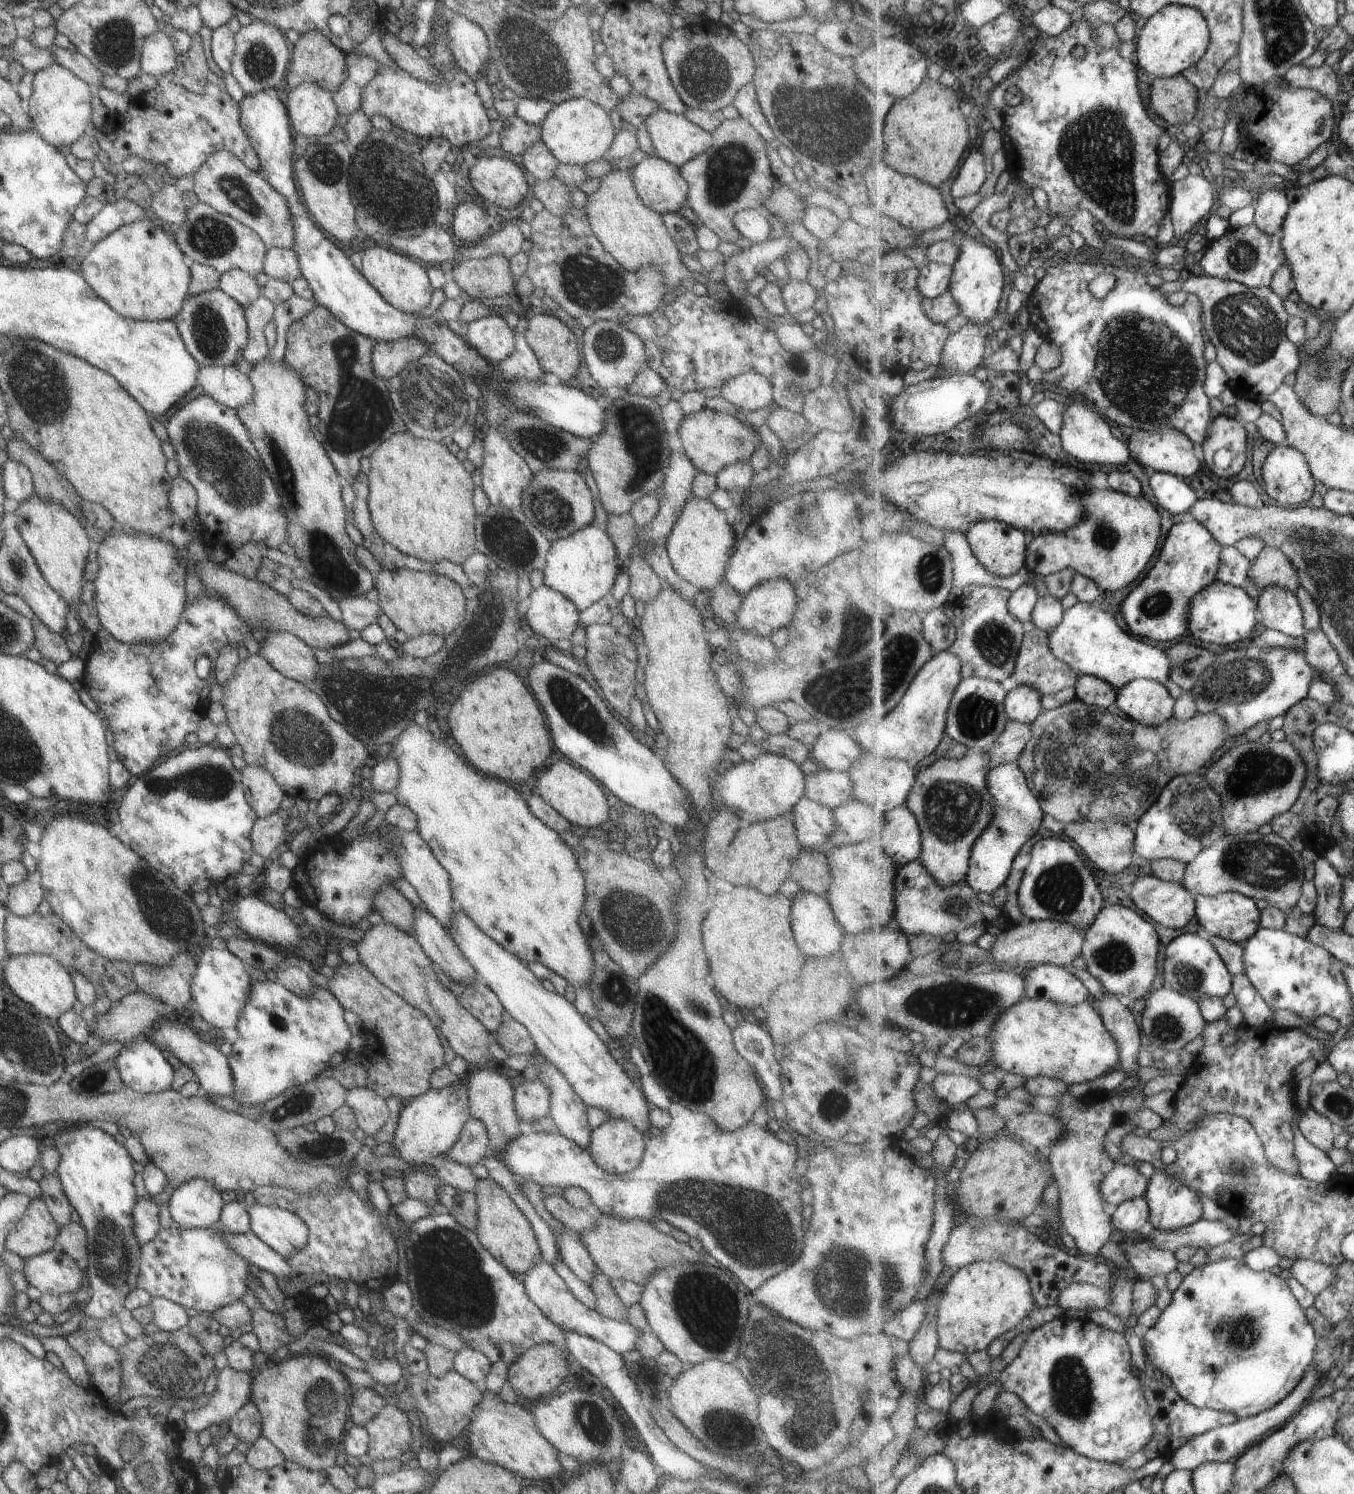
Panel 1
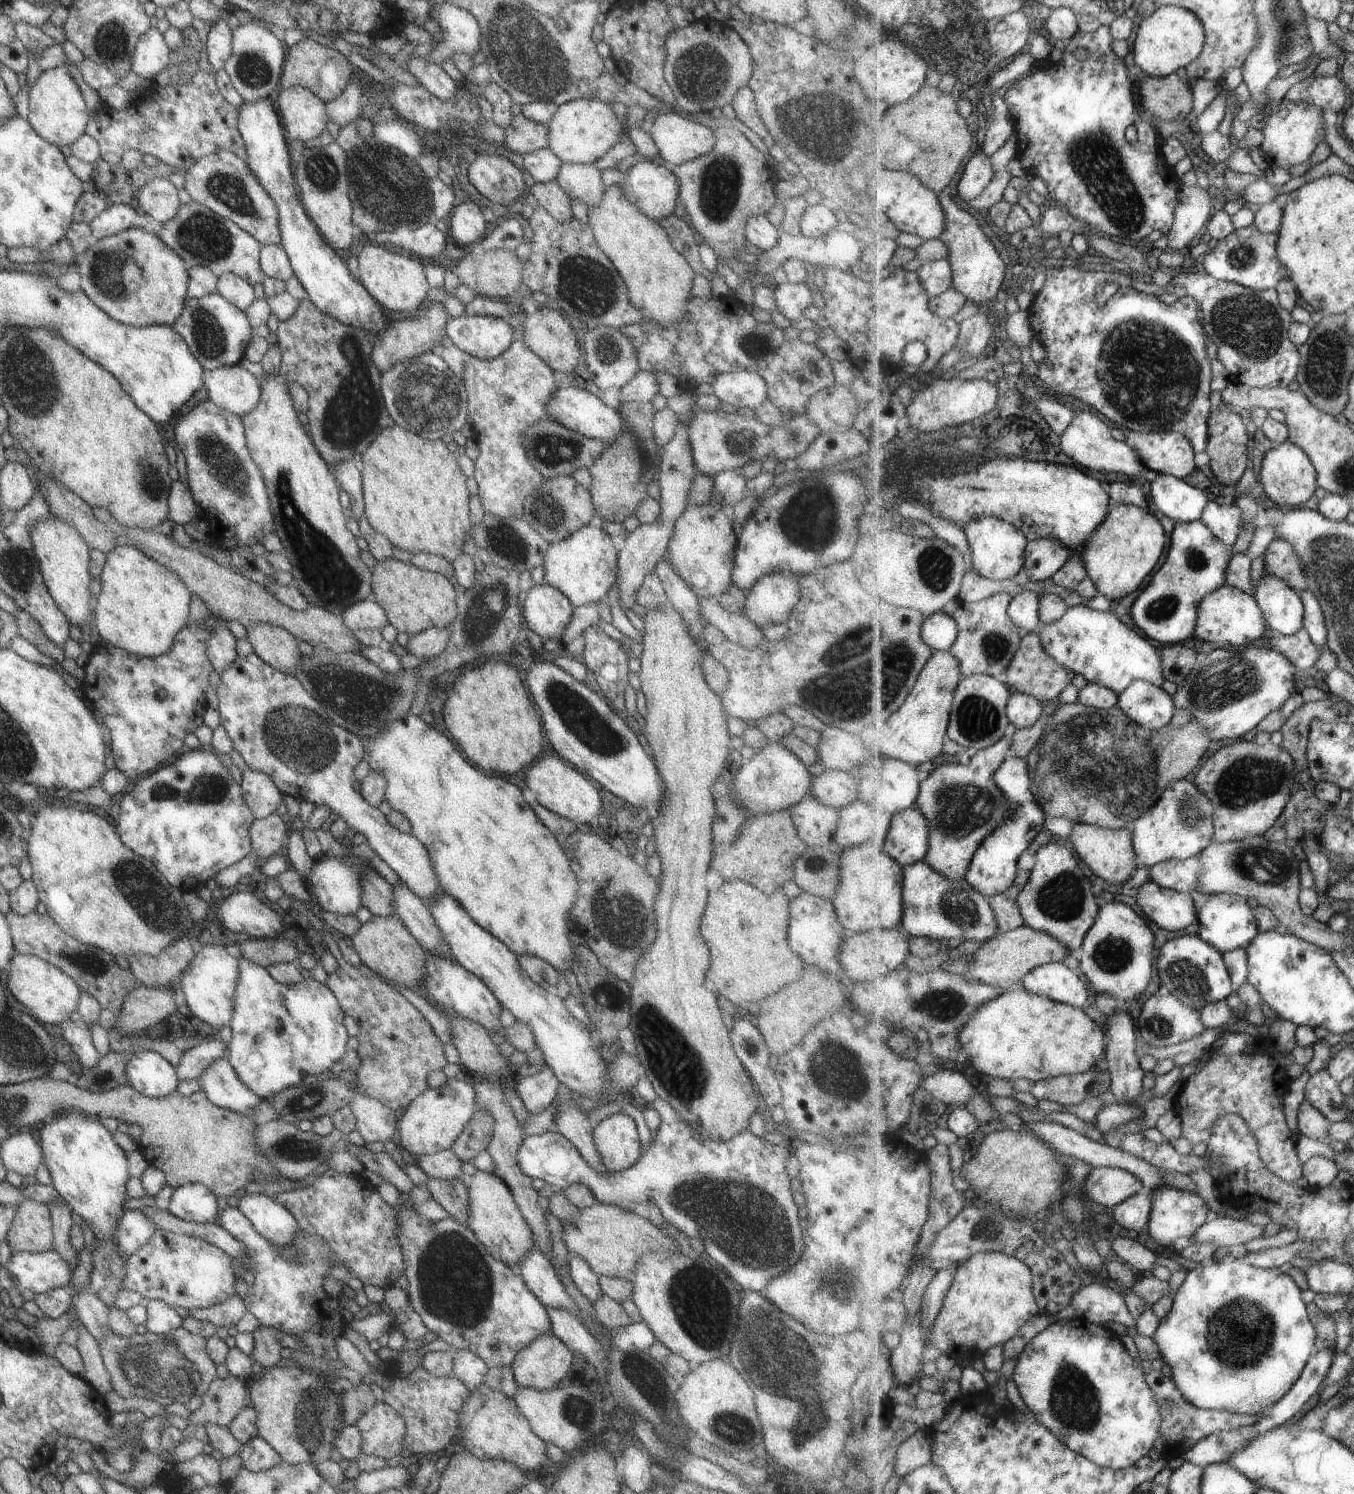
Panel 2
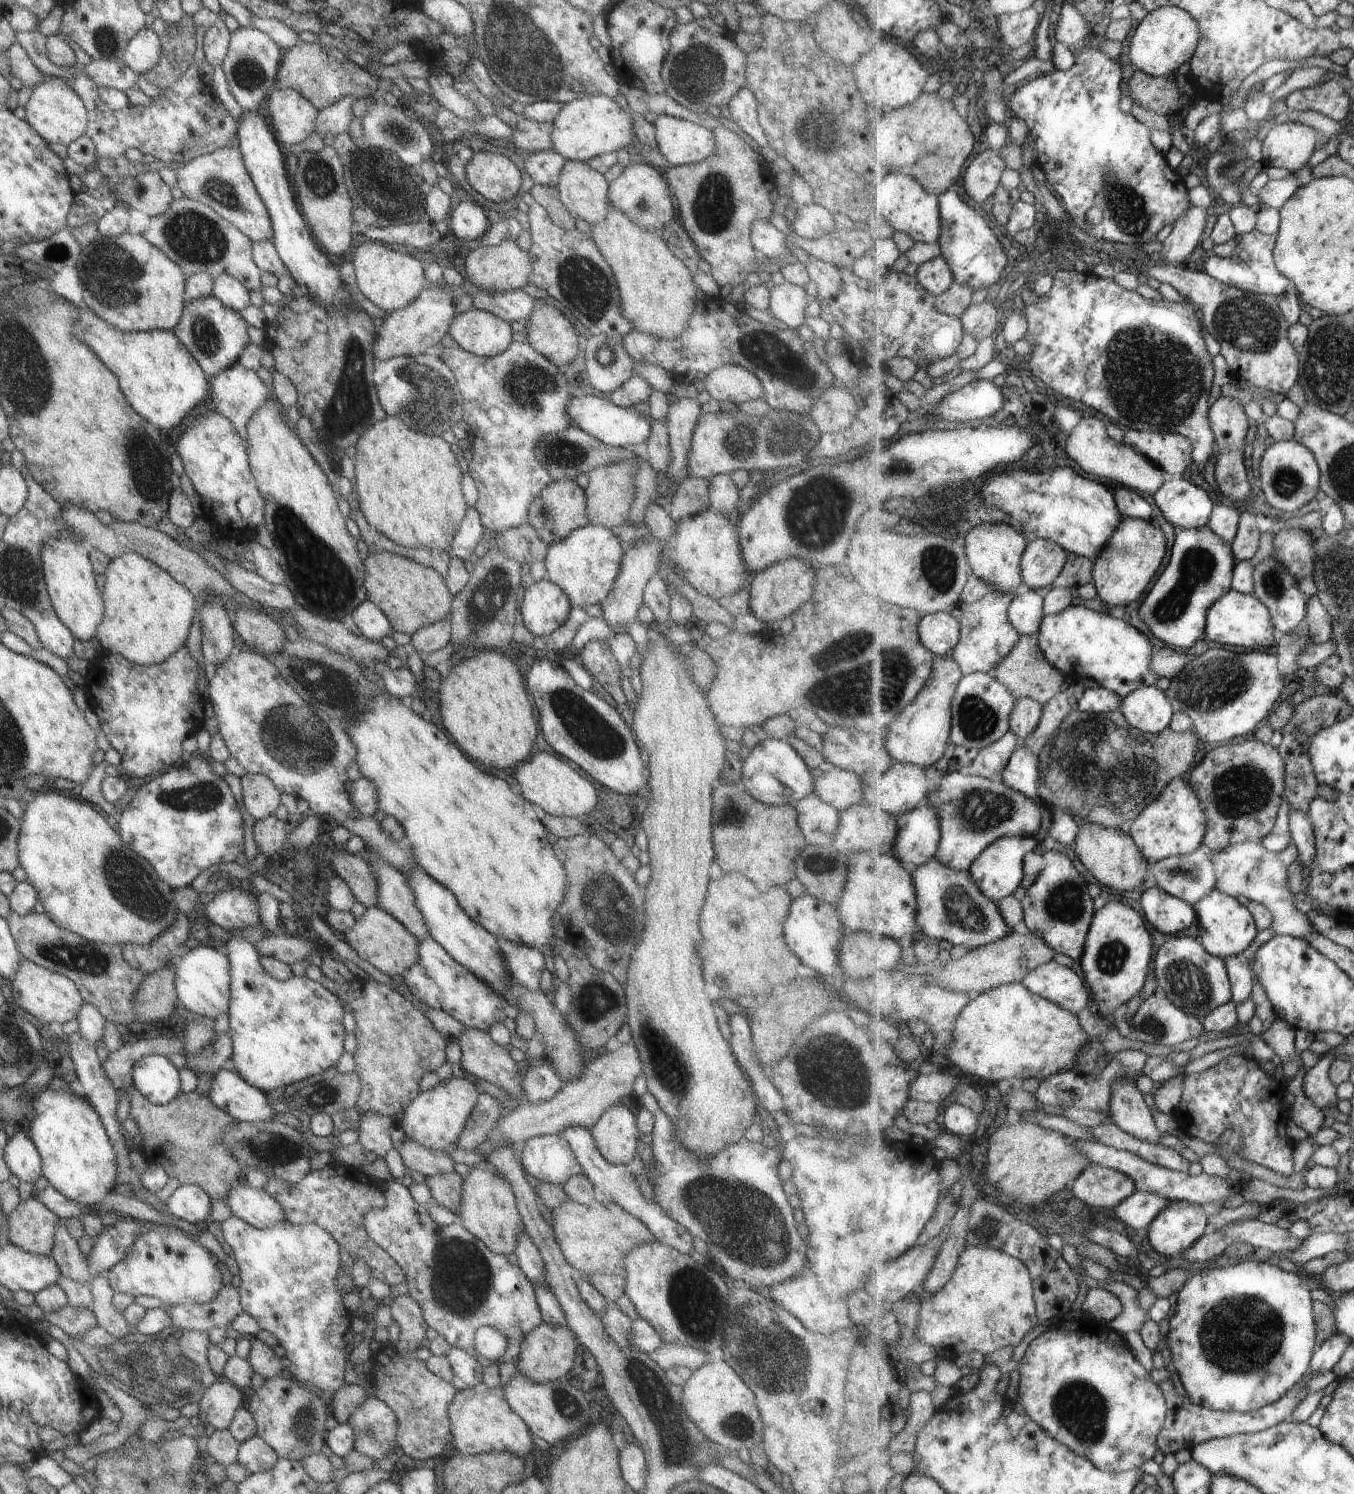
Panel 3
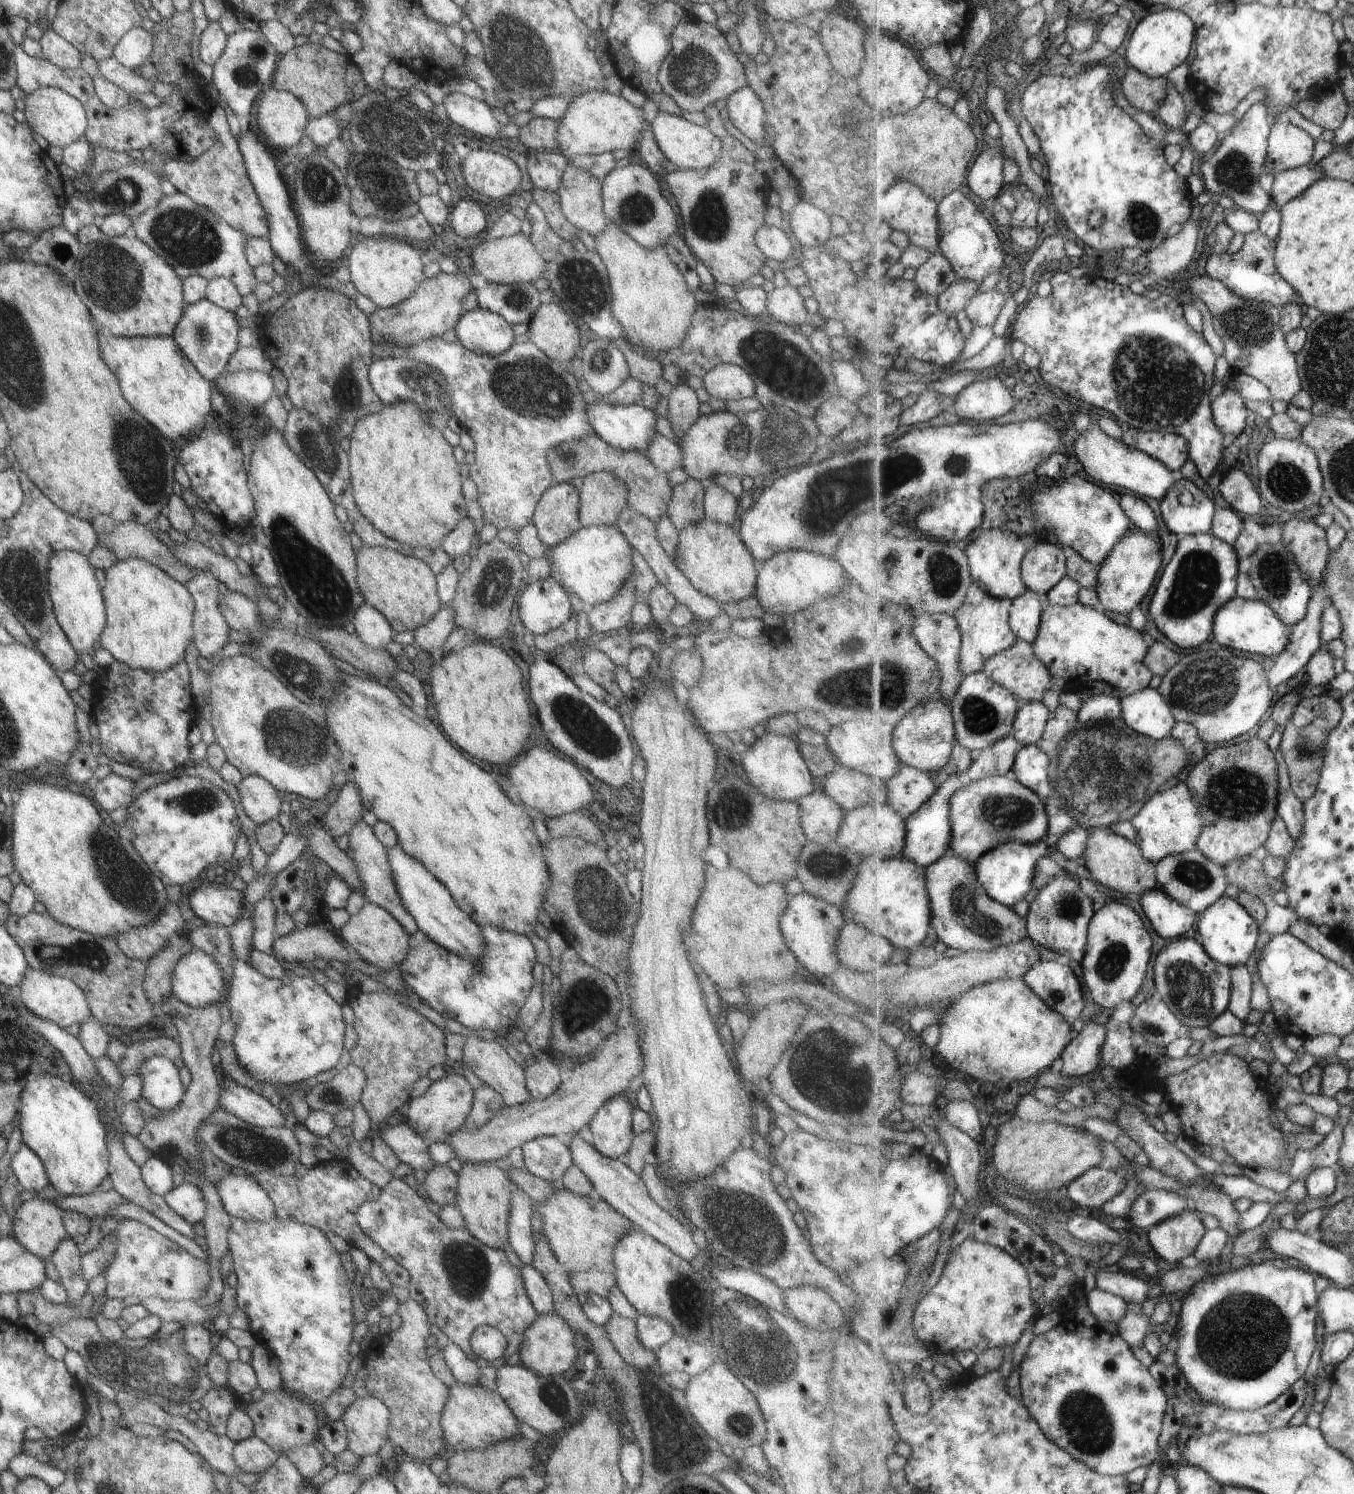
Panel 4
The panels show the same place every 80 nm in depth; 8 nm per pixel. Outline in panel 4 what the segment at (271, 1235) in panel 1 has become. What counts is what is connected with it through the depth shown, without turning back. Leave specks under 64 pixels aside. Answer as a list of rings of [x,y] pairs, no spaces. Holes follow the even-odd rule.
[[[229,1170],[214,1189],[223,1210],[235,1219],[268,1221],[275,1218],[267,1193],[249,1175],[237,1176]]]

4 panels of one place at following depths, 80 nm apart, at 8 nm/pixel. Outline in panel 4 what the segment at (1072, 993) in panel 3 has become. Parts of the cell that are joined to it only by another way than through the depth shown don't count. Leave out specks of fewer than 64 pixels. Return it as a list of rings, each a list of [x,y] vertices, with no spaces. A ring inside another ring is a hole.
[[[1056,961],[1034,962],[1024,981],[1053,1010],[1075,1022],[1085,1010],[1085,990],[1068,965]]]

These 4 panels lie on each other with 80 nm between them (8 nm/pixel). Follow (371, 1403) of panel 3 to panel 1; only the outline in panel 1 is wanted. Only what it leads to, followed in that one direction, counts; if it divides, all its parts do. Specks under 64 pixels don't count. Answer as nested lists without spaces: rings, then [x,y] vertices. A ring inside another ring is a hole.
[[[386,1405],[364,1425],[368,1432],[368,1449],[365,1457],[369,1460],[397,1460],[411,1446],[411,1423],[407,1415],[395,1405]]]

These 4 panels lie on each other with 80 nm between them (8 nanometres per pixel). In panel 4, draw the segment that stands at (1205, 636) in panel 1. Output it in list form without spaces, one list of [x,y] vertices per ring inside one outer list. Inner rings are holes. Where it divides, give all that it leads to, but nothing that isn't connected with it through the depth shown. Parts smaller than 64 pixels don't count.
[[[1237,595],[1223,605],[1216,614],[1212,636],[1223,647],[1229,647],[1244,654],[1259,654],[1263,658],[1269,656],[1275,661],[1284,656],[1292,638],[1293,627],[1283,619],[1265,602],[1260,599],[1246,599]]]

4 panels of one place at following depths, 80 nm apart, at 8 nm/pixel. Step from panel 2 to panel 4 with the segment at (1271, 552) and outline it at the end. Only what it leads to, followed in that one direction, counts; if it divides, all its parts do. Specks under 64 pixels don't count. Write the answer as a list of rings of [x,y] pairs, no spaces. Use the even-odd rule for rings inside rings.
[[[1291,519],[1281,530],[1281,542],[1292,552],[1293,558],[1296,559],[1297,566],[1301,572],[1307,576],[1312,583],[1315,591],[1319,588],[1324,578],[1324,570],[1327,568],[1330,560],[1330,546],[1327,530],[1319,528],[1311,519]]]

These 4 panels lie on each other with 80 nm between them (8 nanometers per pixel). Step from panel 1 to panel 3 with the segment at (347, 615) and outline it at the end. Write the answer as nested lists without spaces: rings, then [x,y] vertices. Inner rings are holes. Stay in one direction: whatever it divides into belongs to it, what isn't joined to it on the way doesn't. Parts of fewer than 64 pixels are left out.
[[[366,599],[364,602],[361,602],[350,614],[351,620],[353,624],[359,629],[359,636],[365,638],[365,640],[369,642],[380,642],[380,640],[384,636],[389,636],[392,633],[391,626],[387,621],[387,618],[383,615],[383,612],[377,608],[377,606],[373,606],[371,602]]]

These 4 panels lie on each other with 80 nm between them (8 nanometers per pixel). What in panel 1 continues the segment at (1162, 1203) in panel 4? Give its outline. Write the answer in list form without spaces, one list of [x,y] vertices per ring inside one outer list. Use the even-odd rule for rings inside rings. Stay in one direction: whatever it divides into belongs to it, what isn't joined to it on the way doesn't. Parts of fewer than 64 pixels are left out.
[[[1146,1196],[1131,1198],[1112,1208],[1112,1212],[1112,1222],[1118,1233],[1142,1232],[1149,1227],[1151,1216]]]

